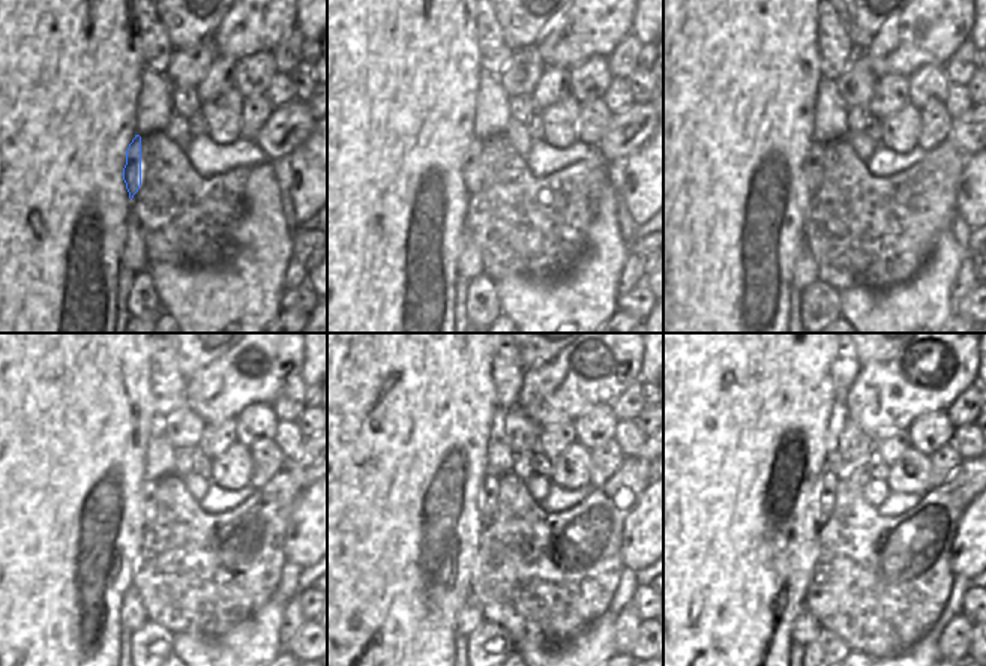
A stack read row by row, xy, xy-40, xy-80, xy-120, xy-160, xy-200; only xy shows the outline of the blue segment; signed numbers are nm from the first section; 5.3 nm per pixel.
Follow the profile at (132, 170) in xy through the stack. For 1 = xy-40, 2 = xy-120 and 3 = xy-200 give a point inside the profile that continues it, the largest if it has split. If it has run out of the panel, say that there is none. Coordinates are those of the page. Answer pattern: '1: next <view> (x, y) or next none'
1: next xy-40 (471, 158)
2: next xy-120 (147, 488)
3: next xy-200 (829, 480)

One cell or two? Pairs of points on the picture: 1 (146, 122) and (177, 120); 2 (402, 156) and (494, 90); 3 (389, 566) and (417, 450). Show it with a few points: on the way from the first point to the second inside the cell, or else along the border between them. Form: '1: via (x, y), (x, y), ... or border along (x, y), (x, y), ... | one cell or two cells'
1: border along (171, 107), (171, 116), (161, 129) | two cells
2: border along (480, 71), (474, 102), (473, 135) | two cells
3: via (389, 537), (389, 479) | one cell

